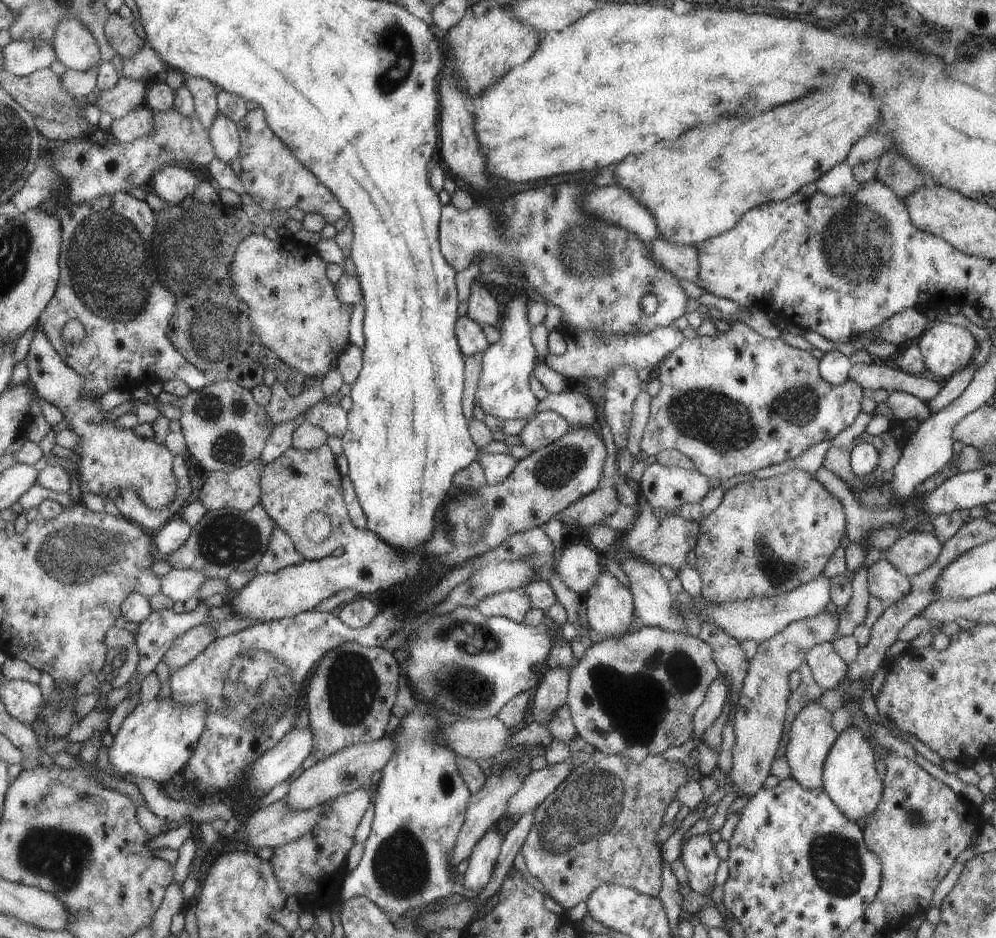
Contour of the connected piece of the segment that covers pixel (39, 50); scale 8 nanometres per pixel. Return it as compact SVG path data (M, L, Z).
M12 41L2 48L3 66L20 77L34 75L38 70L51 68L59 60L58 52L48 42Z

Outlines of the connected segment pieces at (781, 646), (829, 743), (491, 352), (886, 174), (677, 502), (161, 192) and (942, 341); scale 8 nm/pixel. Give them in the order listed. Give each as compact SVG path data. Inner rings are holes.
M820 612L816 616L802 618L790 622L784 630L774 634L768 641L758 644L756 656L752 658L747 669L734 724L736 744L732 750L732 768L727 774L732 789L737 792L738 798L754 796L771 774L771 765L784 734L784 720L786 720L786 700L788 700L788 676L792 670L799 668L804 657L813 647L826 641L832 641L836 628L840 626L838 614Z
M818 702L806 704L790 726L789 744L785 756L792 772L791 777L808 790L823 787L823 770L827 755L836 743L836 730L832 728L832 712Z
M524 291L508 302L505 315L500 324L499 340L489 346L482 356L482 370L476 386L476 404L482 408L484 414L492 414L506 421L506 418L528 418L538 400L530 390L530 374L534 370L536 350L530 340L528 332L528 298Z
M890 150L878 158L876 180L892 189L902 200L916 192L920 186L925 186L924 176L918 176L916 172L910 170L912 164L904 164L904 158L896 152Z
M657 461L645 467L638 492L654 509L662 507L673 513L685 503L701 501L711 488L709 479L697 471L662 466Z
M162 167L150 179L148 188L169 205L178 205L193 194L198 179L191 171L180 167Z
M943 321L931 323L915 342L921 349L927 371L932 372L941 381L944 378L950 378L952 374L956 375L956 370L965 368L968 362L974 358L974 352L976 352L976 340L966 328Z

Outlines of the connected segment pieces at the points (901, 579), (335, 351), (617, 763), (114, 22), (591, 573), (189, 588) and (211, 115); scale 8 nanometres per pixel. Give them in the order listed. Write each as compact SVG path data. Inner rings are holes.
M883 555L869 568L870 594L887 604L898 603L912 590L911 578L900 573Z
M252 234L236 248L231 279L232 292L251 310L252 334L260 340L266 352L310 378L325 377L337 366L338 354L343 354L348 346L348 320L353 314L352 306L338 299L334 284L326 276L326 262L318 254L302 248L294 242L292 235L281 234L276 240L269 240L264 234Z
M596 750L582 766L574 767L568 778L535 809L536 818L534 818L532 828L530 828L530 832L521 849L528 871L544 885L544 888L546 888L544 892L547 892L556 903L562 906L565 913L579 903L587 902L592 892L595 892L596 888L599 888L602 884L620 884L620 886L625 888L634 888L634 890L638 890L640 894L645 896L657 898L658 894L660 894L660 888L662 888L662 878L660 878L660 874L662 874L662 870L660 870L660 864L662 864L662 854L660 854L662 842L658 840L656 830L660 828L660 822L662 822L662 816L664 816L664 808L676 798L677 789L690 782L687 771L688 768L682 762L668 762L662 755L650 755L642 762L634 762L634 760L626 758L626 756L618 756L618 754L610 756Z
M118 13L110 18L107 24L107 34L110 43L124 61L132 60L134 54L138 54L142 48L147 46L147 42L136 34L132 21Z
M582 542L563 547L562 556L556 562L556 573L564 585L586 596L602 574L598 554Z
M172 569L165 576L161 576L159 594L168 596L173 602L182 603L190 596L197 596L200 586L206 582L207 578L198 570Z
M186 77L185 83L193 95L195 114L199 122L210 130L219 112L217 104L219 89L212 82L200 77Z

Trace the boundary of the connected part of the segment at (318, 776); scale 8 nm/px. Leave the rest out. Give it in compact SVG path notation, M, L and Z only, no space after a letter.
M383 737L376 741L356 743L348 748L342 748L340 752L317 761L314 766L304 770L294 782L291 782L290 790L284 796L286 806L290 810L298 810L298 812L312 810L340 794L349 794L360 786L367 786L372 774L380 772L384 768L384 764L388 763L388 758L392 758L394 752L396 752L394 737Z

